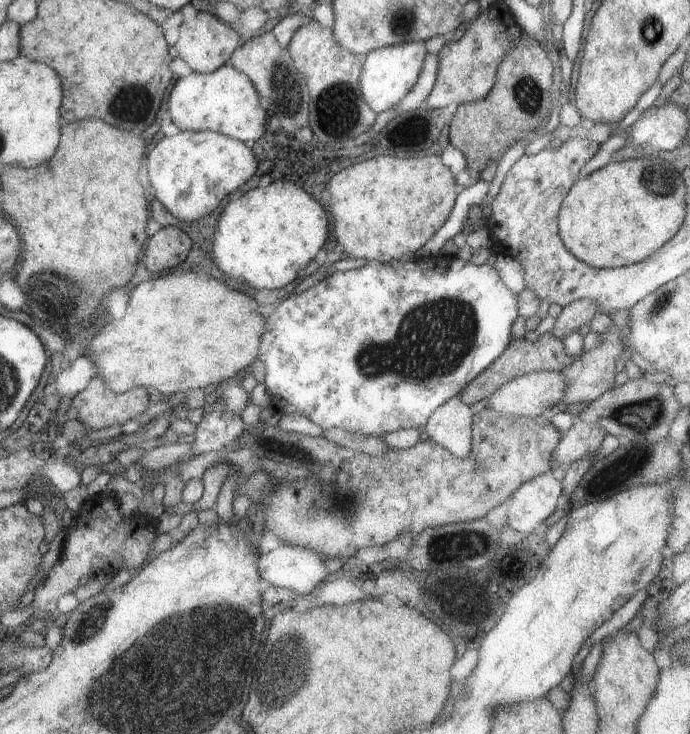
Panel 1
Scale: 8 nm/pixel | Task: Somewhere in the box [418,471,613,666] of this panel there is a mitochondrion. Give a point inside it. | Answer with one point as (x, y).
(465, 545)

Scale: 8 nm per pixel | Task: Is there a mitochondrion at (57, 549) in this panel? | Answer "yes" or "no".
no

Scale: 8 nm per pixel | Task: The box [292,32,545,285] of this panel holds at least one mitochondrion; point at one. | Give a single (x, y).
(336, 111)

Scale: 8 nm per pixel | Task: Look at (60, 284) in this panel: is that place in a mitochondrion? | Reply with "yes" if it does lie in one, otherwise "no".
yes

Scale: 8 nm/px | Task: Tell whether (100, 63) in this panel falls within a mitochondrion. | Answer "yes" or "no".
no

